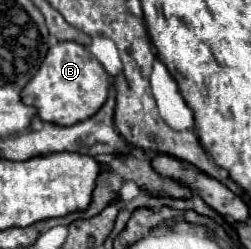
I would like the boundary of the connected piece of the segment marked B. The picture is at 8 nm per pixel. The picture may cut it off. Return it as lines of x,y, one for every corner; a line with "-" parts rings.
62,41
48,51
38,73
24,87
22,101
36,107
42,121
74,125
92,117
92,113
96,113
104,105
108,91
110,75
106,73
104,65
84,45
76,41

